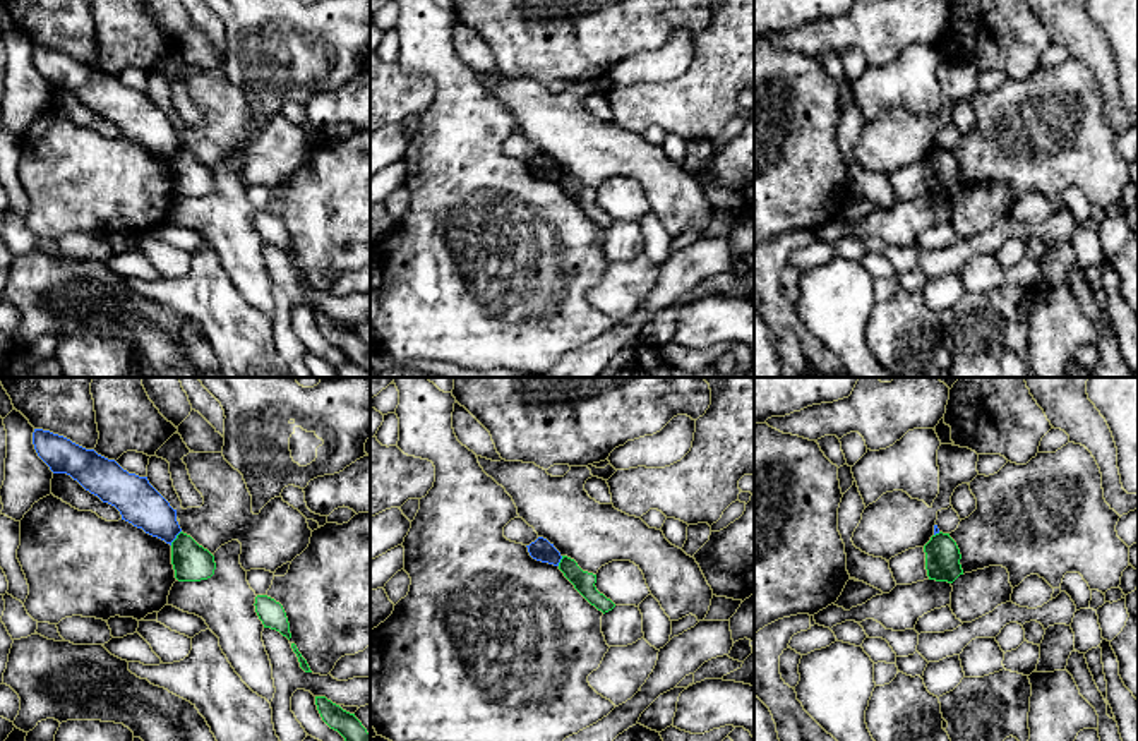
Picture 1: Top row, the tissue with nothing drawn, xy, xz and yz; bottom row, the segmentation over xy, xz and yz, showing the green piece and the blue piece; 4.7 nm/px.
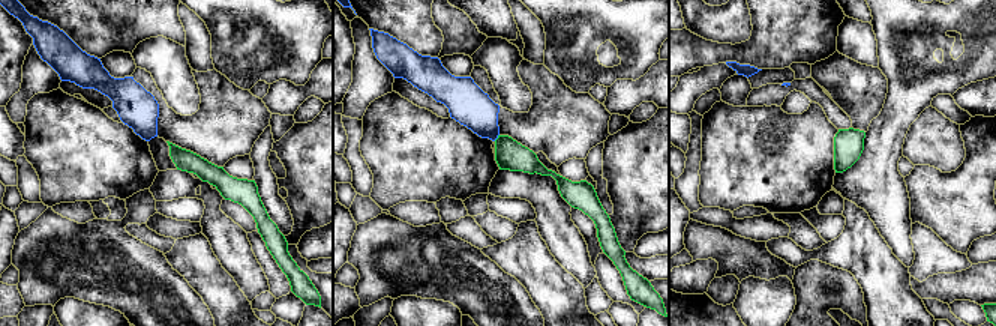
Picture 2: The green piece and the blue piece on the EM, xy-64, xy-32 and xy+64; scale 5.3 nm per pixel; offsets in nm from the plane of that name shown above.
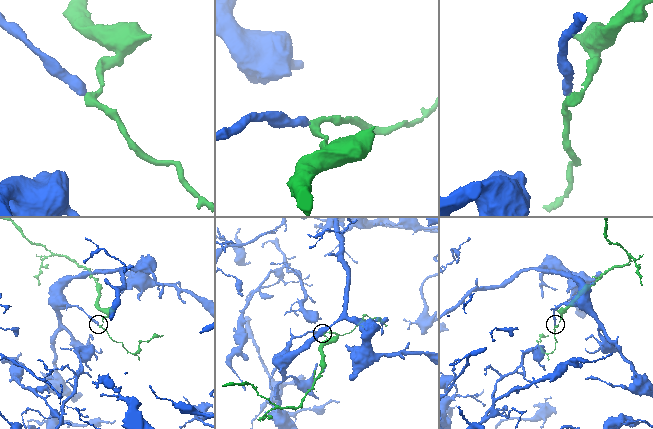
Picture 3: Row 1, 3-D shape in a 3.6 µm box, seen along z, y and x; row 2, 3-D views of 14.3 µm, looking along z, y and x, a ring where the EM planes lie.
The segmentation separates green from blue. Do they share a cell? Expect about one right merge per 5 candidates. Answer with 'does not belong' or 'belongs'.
does not belong

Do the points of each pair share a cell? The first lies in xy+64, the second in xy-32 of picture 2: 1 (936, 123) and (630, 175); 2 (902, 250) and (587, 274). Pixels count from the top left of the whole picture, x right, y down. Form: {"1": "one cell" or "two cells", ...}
{"1": "two cells", "2": "one cell"}

